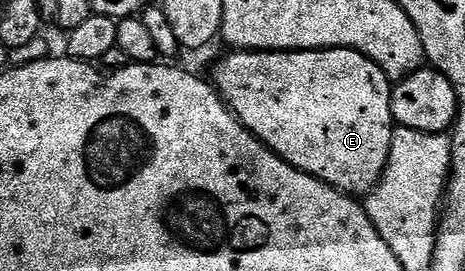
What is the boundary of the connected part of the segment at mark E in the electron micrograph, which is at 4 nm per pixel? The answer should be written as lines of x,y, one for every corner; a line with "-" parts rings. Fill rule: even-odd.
326,47
323,51
238,51
233,50
216,67
214,86
220,92
220,98
228,104
230,110
236,115
236,120
246,129
254,133
278,157
282,157
290,165
294,165
302,173
312,175
337,187
345,195
353,197
367,196
380,179
380,174
386,169
392,145
392,132
394,120
392,118
392,88
388,83
389,72
383,71
373,59
367,59
361,51
352,51
349,47

